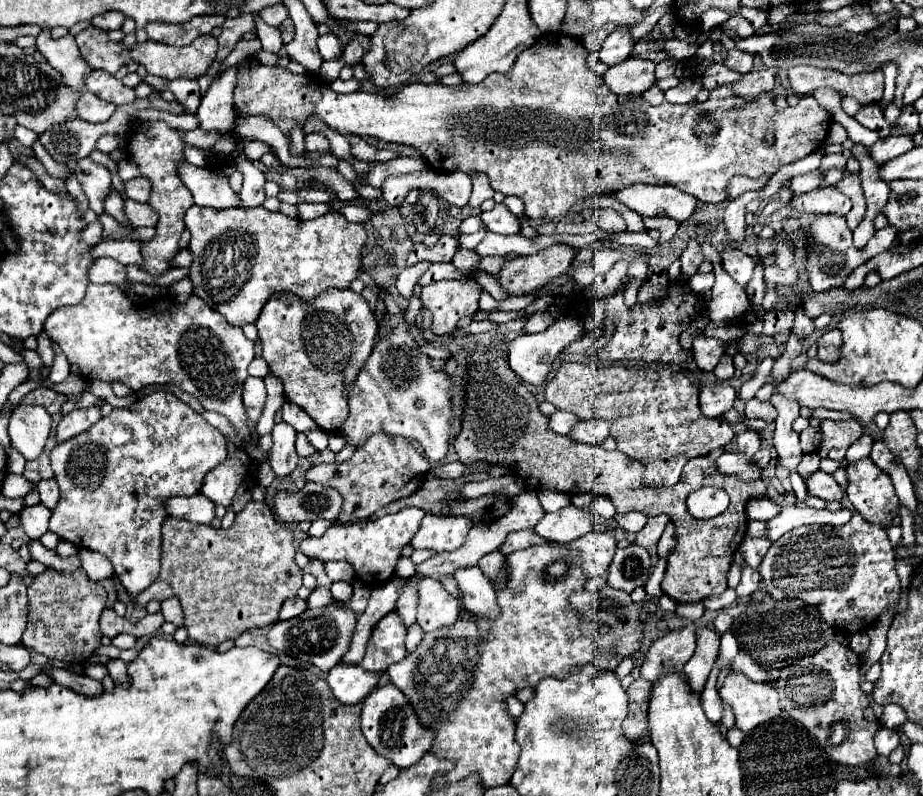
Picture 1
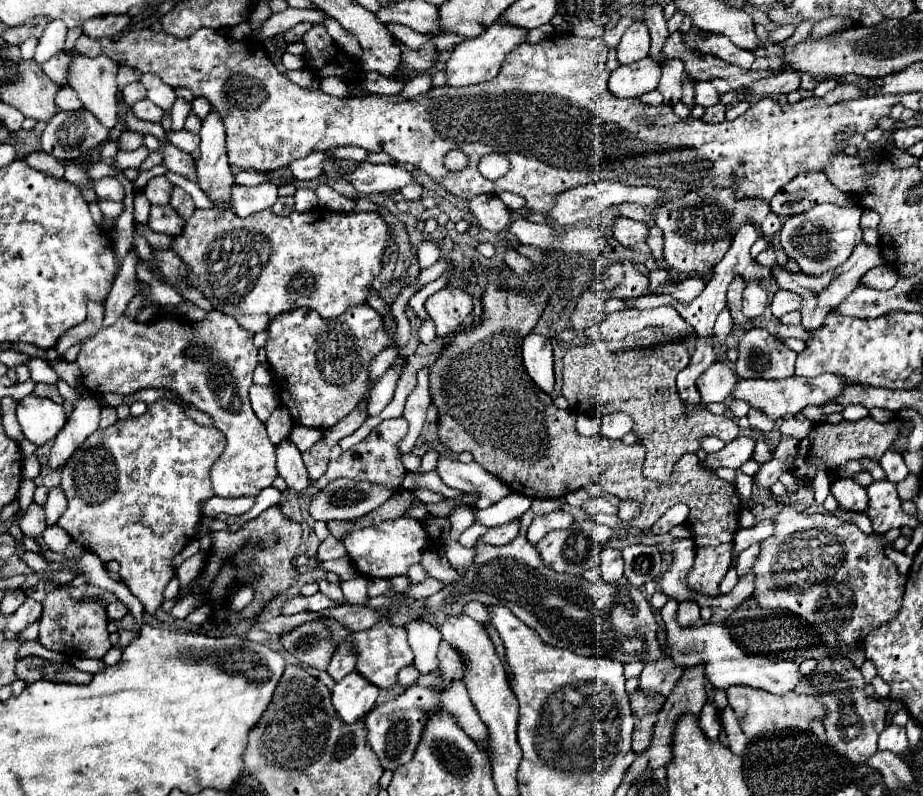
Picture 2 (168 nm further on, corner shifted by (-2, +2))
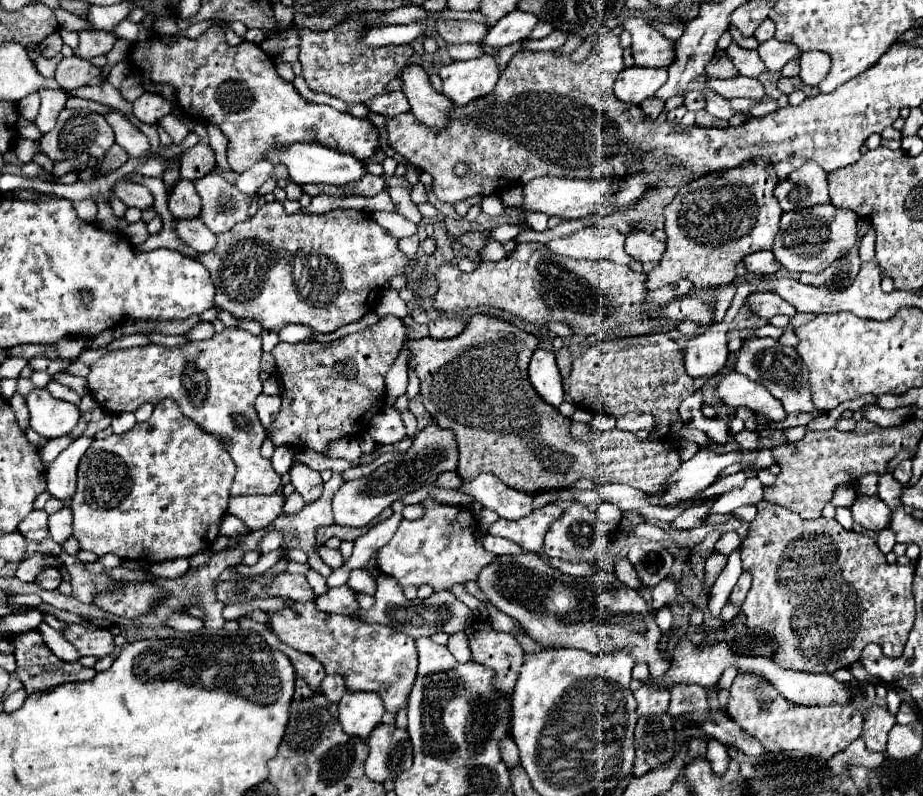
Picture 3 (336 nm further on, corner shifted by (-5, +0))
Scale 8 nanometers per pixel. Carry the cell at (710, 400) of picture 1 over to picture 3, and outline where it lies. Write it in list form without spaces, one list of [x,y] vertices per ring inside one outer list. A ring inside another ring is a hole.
[[[749,284],[739,285],[733,301],[731,301],[731,307],[725,313],[725,319],[721,323],[713,325],[711,329],[689,339],[689,343],[683,347],[687,375],[707,377],[711,381],[723,373],[723,369],[727,365],[727,357],[729,357],[727,337],[725,337],[729,323],[735,319],[735,315],[739,313],[739,309],[750,293]]]

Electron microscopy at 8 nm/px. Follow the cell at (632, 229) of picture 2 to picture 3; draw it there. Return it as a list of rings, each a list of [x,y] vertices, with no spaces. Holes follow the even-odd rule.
[[[633,231],[627,235],[625,251],[639,263],[655,263],[665,251],[665,243],[657,241],[651,233]]]

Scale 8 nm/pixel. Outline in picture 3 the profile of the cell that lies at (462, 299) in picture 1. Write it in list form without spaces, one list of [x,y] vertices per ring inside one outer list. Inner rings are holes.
[[[441,317],[441,319],[437,319],[437,321],[433,321],[429,325],[429,331],[431,331],[429,335],[435,337],[435,339],[451,339],[451,337],[459,335],[463,331],[463,327],[465,327],[465,321],[463,319]]]

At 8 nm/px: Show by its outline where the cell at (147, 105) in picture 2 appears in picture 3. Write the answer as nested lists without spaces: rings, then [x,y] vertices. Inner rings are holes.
[[[165,115],[165,117],[157,123],[157,127],[165,129],[165,131],[171,135],[173,143],[181,143],[181,141],[187,137],[187,133],[189,133],[189,129],[185,127],[185,123],[183,123],[179,117],[175,117],[175,115]]]

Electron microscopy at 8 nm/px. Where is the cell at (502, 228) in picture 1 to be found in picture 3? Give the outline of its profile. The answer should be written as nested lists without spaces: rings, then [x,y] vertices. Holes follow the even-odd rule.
[[[583,227],[567,237],[551,239],[547,249],[575,257],[575,259],[609,259],[621,265],[631,265],[631,257],[623,249],[625,235],[619,233],[615,227]]]

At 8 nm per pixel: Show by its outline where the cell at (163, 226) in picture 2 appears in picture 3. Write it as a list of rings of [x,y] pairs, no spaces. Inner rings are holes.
[[[195,217],[195,219],[173,219],[173,227],[177,237],[197,249],[197,251],[211,251],[215,247],[215,233],[209,231],[209,227],[205,227],[205,223]]]

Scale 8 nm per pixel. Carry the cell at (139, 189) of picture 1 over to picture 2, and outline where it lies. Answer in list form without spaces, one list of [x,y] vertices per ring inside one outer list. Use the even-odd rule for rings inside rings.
[[[154,177],[144,187],[144,195],[148,197],[148,201],[152,205],[168,205],[170,203],[170,195],[172,195],[172,187],[174,185],[166,177]]]

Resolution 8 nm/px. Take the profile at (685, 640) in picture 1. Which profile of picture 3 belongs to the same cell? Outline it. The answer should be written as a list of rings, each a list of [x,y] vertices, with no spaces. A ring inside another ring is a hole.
[[[643,683],[635,693],[637,699],[637,715],[653,715],[663,713],[669,707],[669,691],[667,689],[655,689],[649,683]]]

